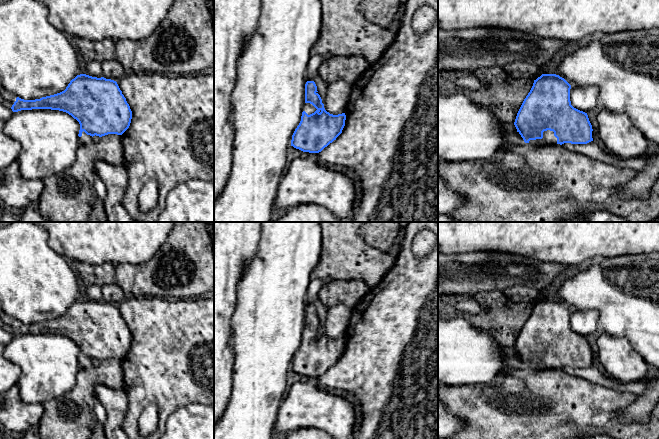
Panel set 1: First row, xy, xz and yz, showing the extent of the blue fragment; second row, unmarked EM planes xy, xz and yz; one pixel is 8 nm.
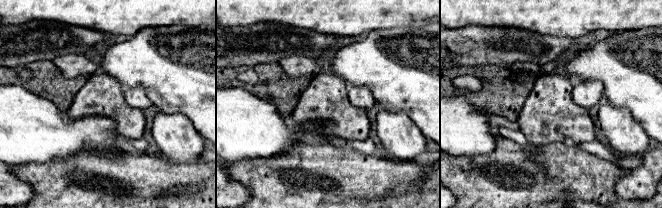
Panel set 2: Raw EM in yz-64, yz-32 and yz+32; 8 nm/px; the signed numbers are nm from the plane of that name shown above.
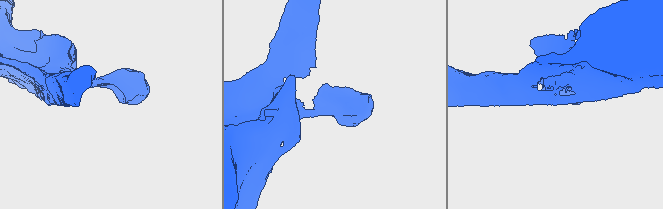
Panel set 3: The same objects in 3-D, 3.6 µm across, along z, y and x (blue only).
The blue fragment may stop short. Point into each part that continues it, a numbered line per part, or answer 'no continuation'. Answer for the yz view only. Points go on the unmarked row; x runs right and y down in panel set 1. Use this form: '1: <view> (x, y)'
1: yz (548, 362)

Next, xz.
1: xz (308, 332)

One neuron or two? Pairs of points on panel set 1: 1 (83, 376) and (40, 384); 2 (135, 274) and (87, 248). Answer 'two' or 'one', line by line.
1: two
2: two

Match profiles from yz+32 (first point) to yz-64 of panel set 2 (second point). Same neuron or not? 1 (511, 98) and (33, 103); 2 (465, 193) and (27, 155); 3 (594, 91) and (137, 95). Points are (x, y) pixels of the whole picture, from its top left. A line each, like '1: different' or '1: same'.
1: different
2: different
3: same

